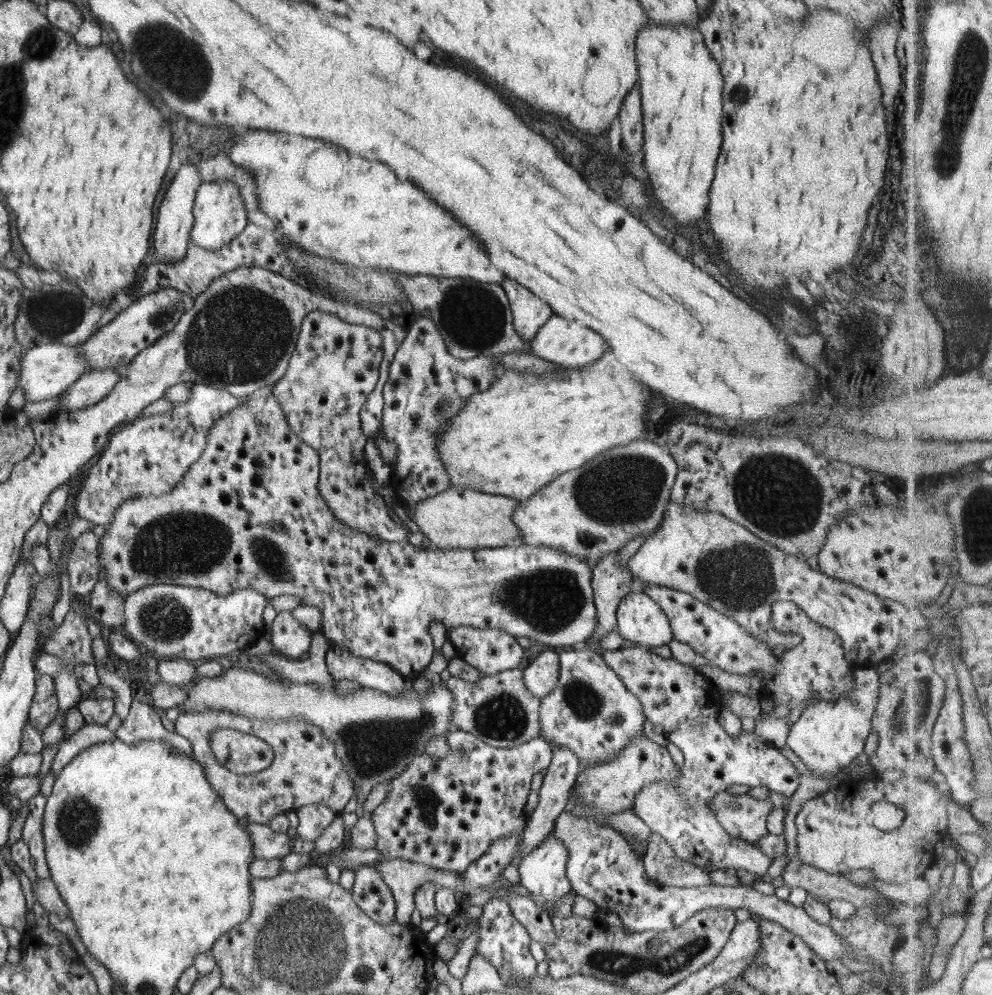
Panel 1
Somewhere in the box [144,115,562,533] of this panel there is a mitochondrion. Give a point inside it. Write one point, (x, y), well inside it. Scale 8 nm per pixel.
(241, 334)

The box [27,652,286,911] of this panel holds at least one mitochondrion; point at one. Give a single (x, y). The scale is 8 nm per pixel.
(78, 820)

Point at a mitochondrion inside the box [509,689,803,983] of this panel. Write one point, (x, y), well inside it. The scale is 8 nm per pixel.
(665, 964)

